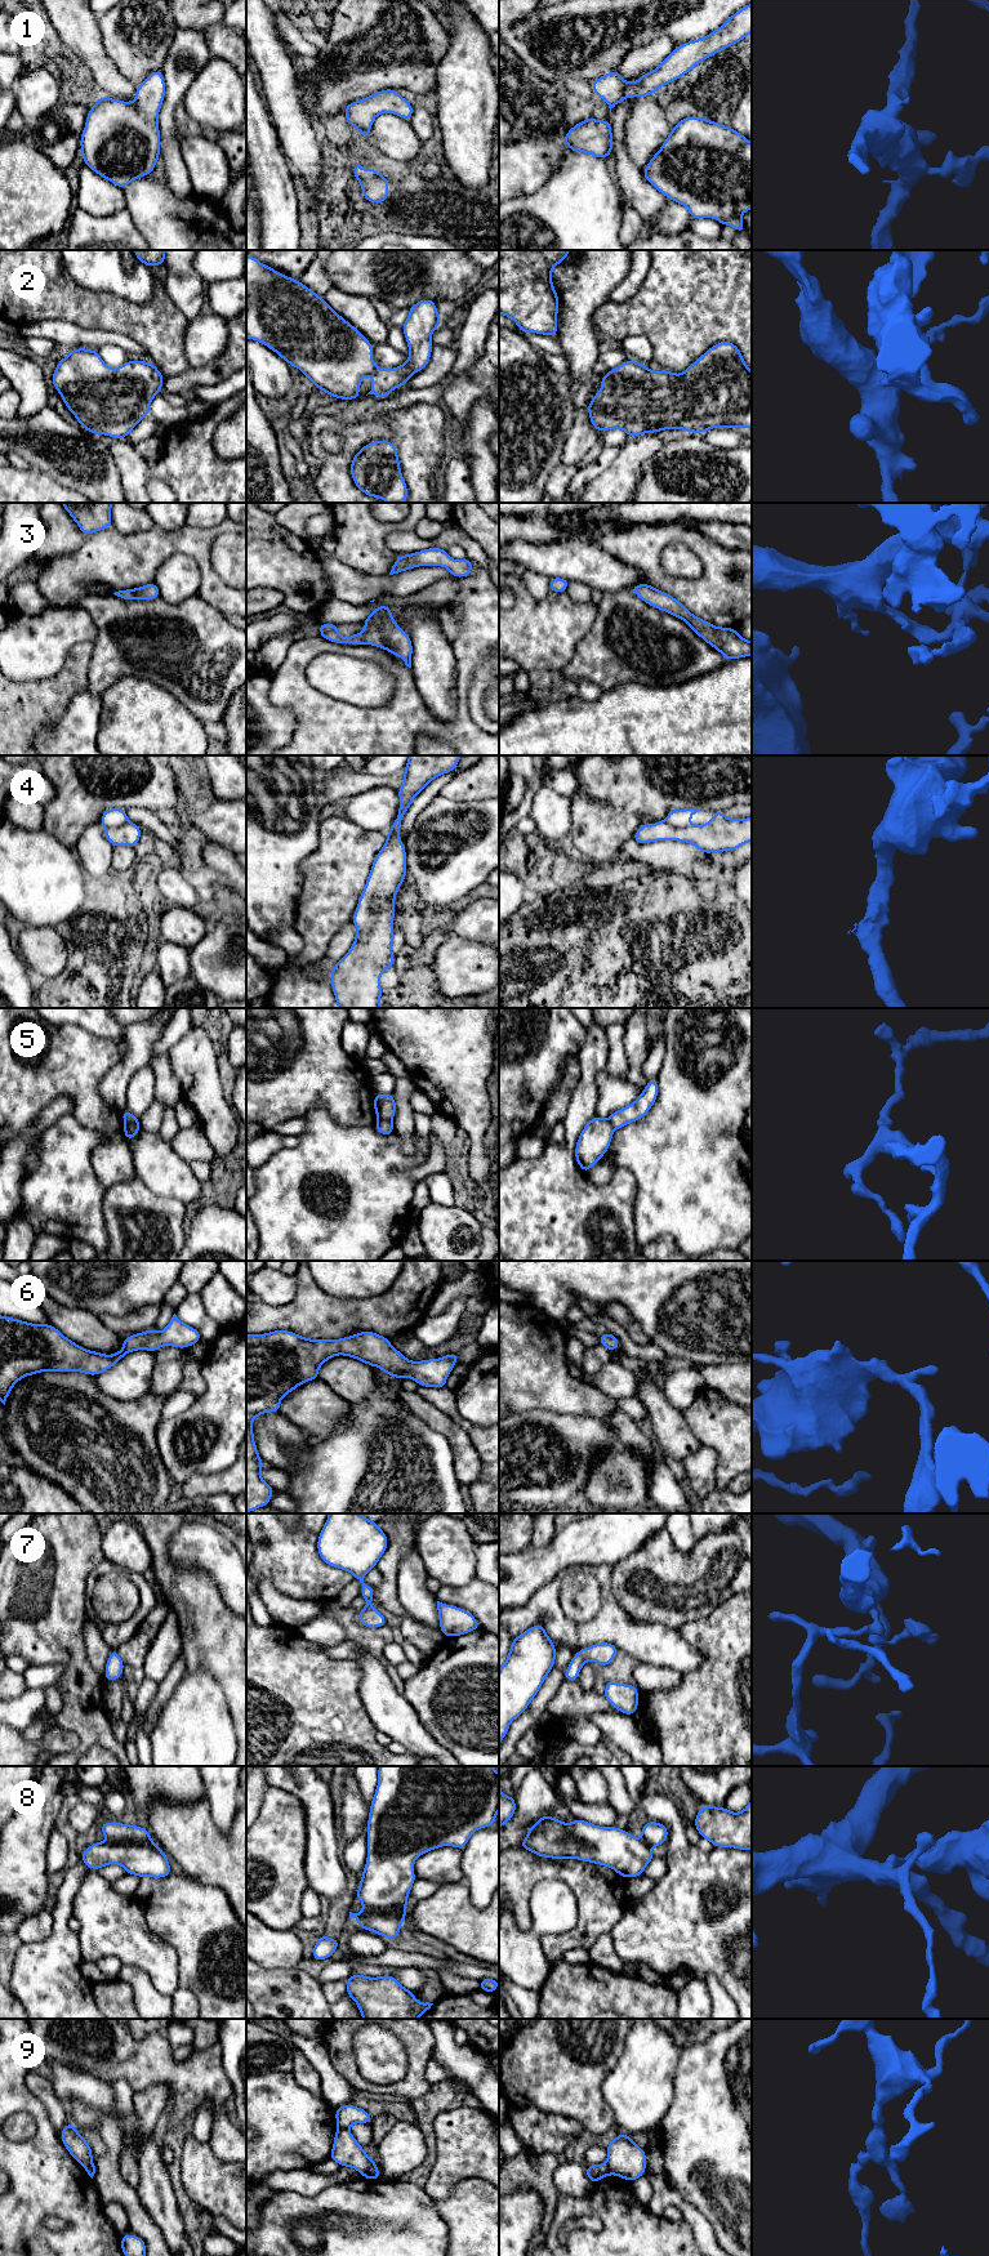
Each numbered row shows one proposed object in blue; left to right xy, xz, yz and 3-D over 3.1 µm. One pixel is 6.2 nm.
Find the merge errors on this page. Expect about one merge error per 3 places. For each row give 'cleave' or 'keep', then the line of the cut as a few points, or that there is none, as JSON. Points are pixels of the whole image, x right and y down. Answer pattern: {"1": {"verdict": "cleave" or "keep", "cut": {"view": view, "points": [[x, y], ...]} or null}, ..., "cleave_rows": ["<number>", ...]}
{"1": {"verdict": "keep", "cut": null}, "2": {"verdict": "keep", "cut": null}, "3": {"verdict": "keep", "cut": null}, "4": {"verdict": "keep", "cut": null}, "5": {"verdict": "cleave", "cut": {"view": "xy", "points": [[138, 1123], [125, 1127]]}}, "6": {"verdict": "keep", "cut": null}, "7": {"verdict": "keep", "cut": null}, "8": {"verdict": "cleave", "cut": {"view": "xz", "points": [[405, 1916], [397, 1909], [364, 1911], [356, 1918]]}}, "9": {"verdict": "cleave", "cut": {"view": "yz", "points": [[605, 2163], [609, 2174]]}}, "cleave_rows": ["5", "8", "9"]}

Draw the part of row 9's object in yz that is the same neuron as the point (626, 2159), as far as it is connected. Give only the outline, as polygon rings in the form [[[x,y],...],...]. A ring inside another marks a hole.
[[[619,2132],[606,2146],[609,2173],[628,2181],[640,2179],[646,2172],[646,2150],[633,2137]]]

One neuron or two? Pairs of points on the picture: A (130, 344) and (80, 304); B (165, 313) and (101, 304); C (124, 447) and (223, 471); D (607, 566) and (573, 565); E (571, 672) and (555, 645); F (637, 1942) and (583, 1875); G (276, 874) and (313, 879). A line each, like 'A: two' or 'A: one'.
A: two
B: one
C: one
D: one
E: two
F: two
G: two

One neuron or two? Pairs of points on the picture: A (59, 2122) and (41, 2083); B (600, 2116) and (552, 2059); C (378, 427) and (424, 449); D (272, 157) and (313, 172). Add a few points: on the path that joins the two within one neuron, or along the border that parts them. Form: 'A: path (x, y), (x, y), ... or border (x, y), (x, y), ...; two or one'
A: path (58, 2113), (44, 2092); one
B: path (586, 2101), (561, 2073); one
C: path (390, 429), (405, 429), (413, 437); one
D: border (277, 134), (280, 150), (289, 164); two

